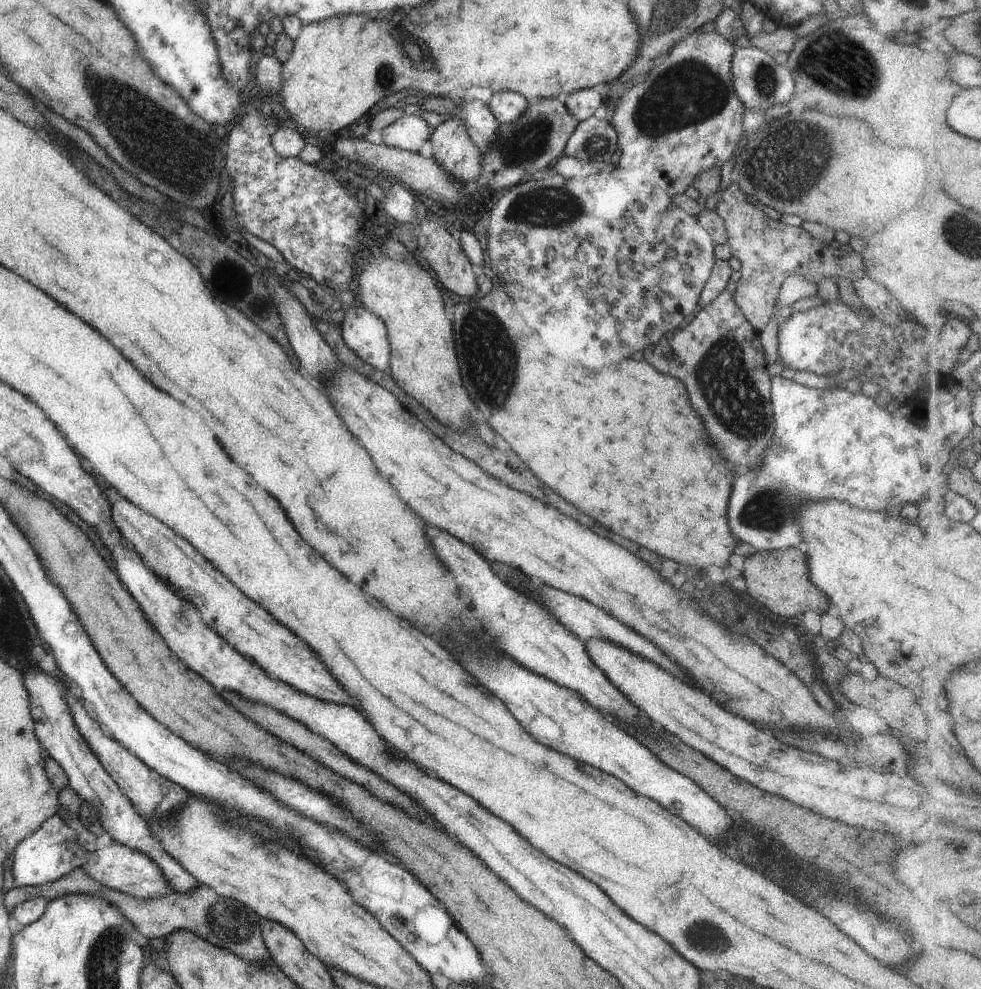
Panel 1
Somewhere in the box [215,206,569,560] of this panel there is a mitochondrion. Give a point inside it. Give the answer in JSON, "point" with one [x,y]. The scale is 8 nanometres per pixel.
{"point":[484,339]}

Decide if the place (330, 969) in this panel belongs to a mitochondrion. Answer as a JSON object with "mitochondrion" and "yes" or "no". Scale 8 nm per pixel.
{"mitochondrion":"no"}

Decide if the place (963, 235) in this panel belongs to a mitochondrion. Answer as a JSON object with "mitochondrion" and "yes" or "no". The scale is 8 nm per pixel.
{"mitochondrion":"yes"}

